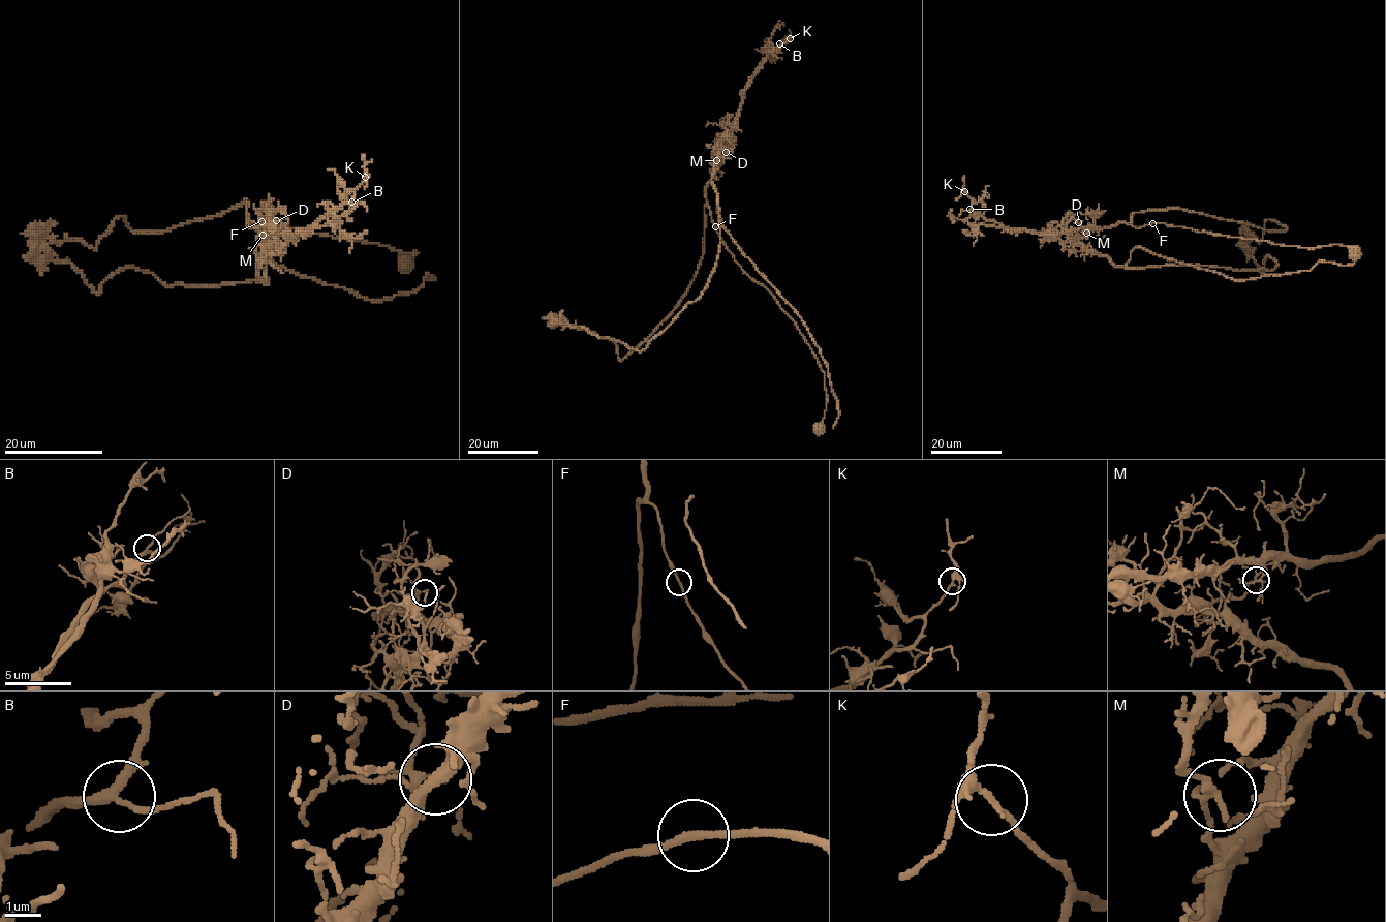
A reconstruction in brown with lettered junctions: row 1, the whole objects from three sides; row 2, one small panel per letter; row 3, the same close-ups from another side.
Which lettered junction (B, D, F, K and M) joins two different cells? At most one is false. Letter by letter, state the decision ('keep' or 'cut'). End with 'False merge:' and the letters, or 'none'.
B: keep
D: keep
F: keep
K: keep
M: cut
False merge: M

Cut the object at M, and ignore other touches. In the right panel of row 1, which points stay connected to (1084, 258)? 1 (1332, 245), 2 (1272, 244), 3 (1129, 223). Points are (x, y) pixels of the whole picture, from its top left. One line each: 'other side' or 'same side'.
1: other side
2: other side
3: other side

